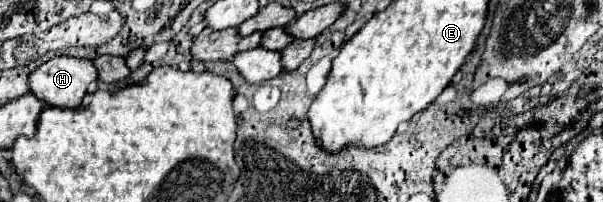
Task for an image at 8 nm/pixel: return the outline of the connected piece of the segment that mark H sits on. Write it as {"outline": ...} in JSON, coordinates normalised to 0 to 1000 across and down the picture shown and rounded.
{"outline":[[[93,277],[50,366],[50,446],[83,525],[126,535],[149,406],[163,396],[153,297]]]}

